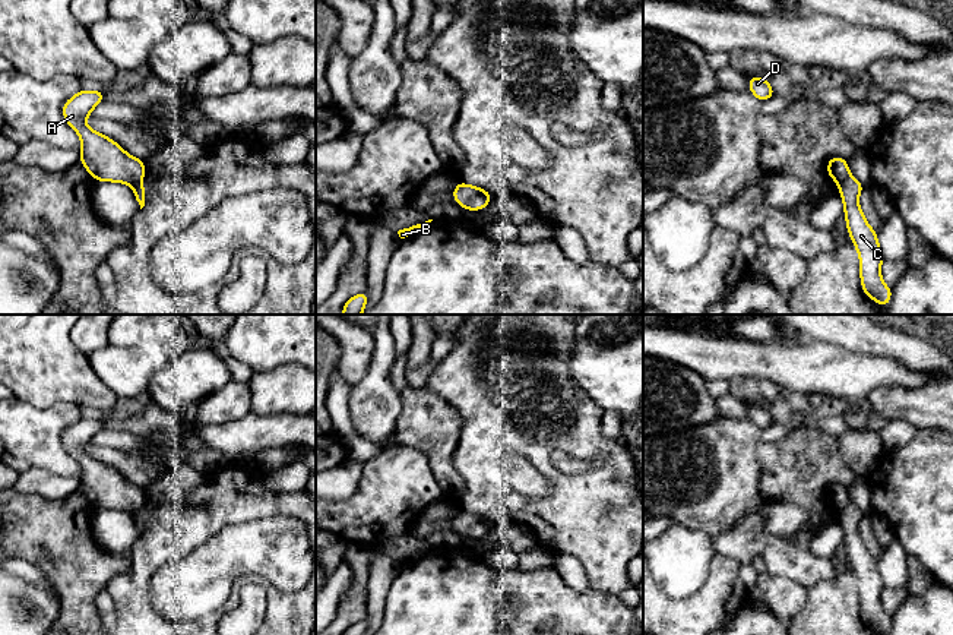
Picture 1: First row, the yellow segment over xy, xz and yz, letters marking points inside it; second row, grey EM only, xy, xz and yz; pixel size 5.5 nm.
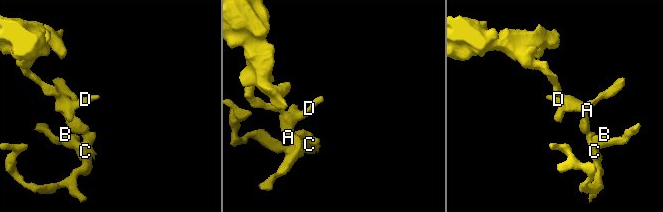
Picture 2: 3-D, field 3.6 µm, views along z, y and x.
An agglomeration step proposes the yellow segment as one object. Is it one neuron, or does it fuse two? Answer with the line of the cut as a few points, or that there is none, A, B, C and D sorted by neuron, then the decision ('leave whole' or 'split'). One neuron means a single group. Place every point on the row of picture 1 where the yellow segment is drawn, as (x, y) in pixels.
cut yz (849, 174), (839, 185); groups A D / B C; split

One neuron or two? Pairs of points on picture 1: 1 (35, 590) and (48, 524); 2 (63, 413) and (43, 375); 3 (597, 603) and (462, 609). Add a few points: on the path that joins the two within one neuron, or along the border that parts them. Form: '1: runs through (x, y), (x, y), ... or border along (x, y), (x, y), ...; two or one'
1: border along (15, 556), (34, 564), (59, 597); two
2: border along (24, 400), (37, 407), (73, 403), (79, 408); two
3: runs through (563, 603), (550, 603), (540, 593), (496, 590); one

